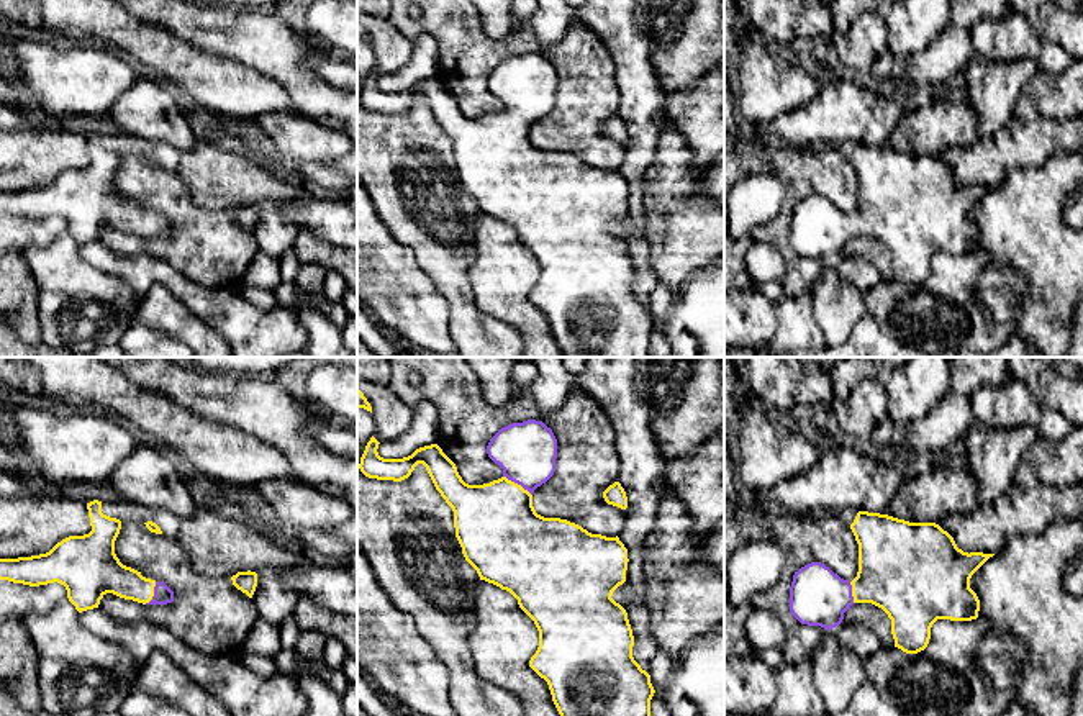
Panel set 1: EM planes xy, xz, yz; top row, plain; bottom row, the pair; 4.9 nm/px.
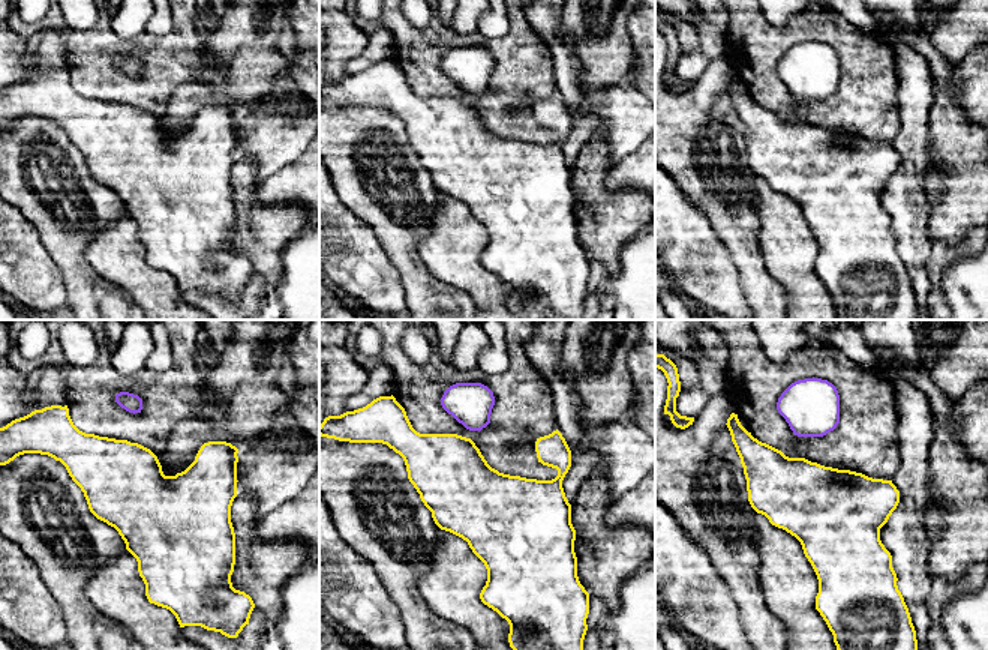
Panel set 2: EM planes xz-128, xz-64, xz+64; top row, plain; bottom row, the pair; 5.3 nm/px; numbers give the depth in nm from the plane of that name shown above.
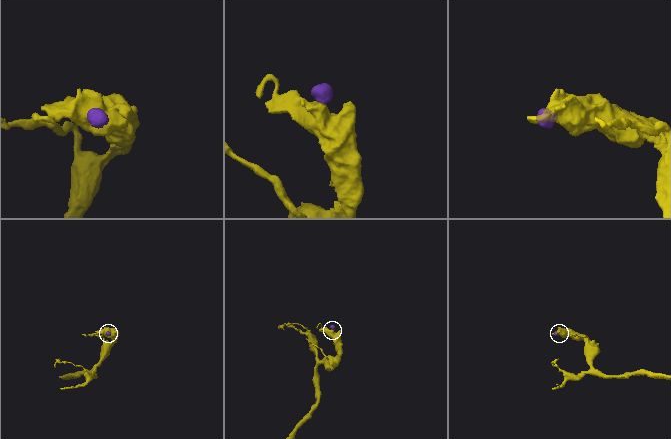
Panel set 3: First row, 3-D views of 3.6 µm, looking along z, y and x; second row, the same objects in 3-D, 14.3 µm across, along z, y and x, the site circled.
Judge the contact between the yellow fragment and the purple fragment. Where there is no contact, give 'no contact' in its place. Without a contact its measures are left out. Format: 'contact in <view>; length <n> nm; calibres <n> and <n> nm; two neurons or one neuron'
contact in xz; length 170 nm; calibres 400 and 300 nm; one neuron

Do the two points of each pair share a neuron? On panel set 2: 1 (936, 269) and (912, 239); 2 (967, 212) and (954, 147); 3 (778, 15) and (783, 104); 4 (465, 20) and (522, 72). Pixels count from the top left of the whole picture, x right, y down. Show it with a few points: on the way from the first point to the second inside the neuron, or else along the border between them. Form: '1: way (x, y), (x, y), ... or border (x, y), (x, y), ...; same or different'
1: border (933, 242), (925, 264), (931, 288); different
2: way (967, 195), (963, 164); same
3: border (763, 15), (771, 23), (784, 26); different
4: border (449, 27), (459, 33), (474, 33); different

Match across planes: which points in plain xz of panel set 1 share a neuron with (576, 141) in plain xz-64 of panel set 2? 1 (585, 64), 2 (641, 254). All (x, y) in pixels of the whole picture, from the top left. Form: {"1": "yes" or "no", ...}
{"1": "no", "2": "yes"}

